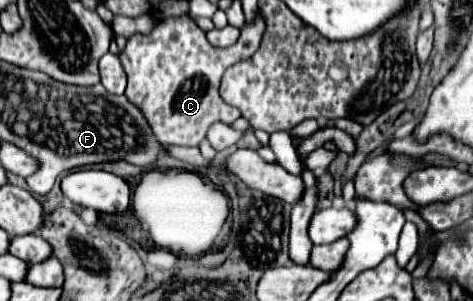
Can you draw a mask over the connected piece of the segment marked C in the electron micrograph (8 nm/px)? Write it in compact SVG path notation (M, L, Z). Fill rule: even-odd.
M190 17L160 19L148 35L136 33L128 37L120 61L128 75L126 97L134 103L148 121L154 137L160 143L174 143L184 147L198 147L214 121L234 123L240 111L222 101L218 87L224 71L248 57L258 49L264 33L262 17L252 25L244 25L236 45L216 49Z

